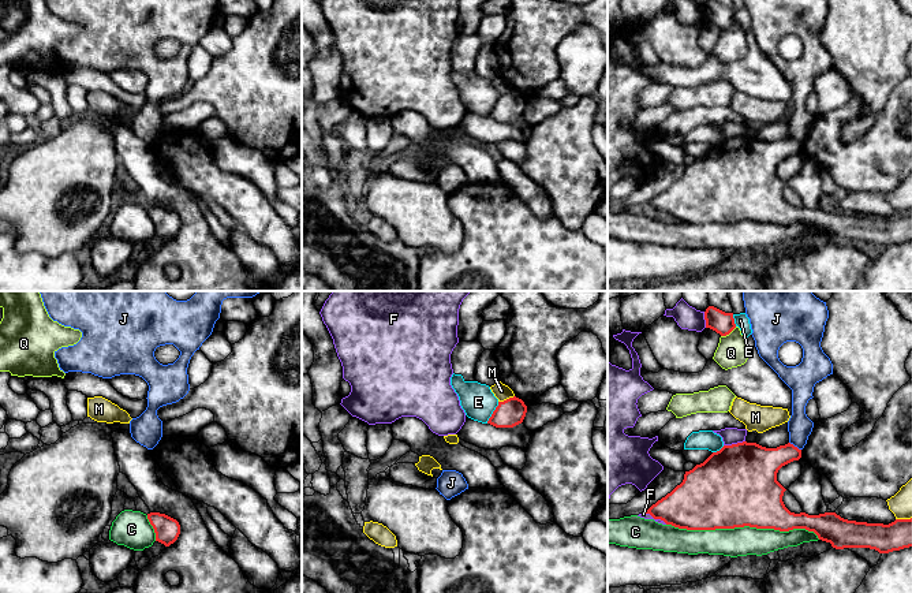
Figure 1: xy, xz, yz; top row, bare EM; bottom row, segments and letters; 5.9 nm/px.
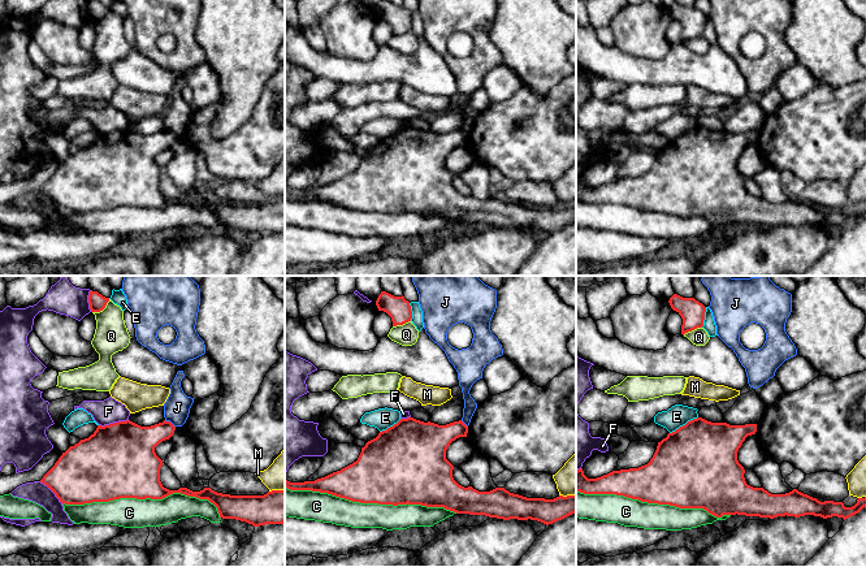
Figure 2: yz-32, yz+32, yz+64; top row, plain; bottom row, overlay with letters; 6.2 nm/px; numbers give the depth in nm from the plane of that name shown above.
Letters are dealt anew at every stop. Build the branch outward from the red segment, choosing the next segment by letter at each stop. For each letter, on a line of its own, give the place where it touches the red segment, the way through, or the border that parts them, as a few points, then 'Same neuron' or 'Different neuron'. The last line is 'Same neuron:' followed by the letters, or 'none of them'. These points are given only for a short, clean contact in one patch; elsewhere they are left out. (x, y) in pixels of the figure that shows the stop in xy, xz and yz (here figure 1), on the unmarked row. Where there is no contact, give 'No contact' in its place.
C: Touches red at yz (743, 220). Different neuron
E: Touches red at xz (493, 107). Different neuron
F: Touches red at yz (733, 138). Different neuron
J: Touches red at yz (793, 140). Different neuron
M: Touches red at xz (507, 93). Different neuron
Q: Touches red at yz (728, 28). Different neuron
Same neuron: none of them

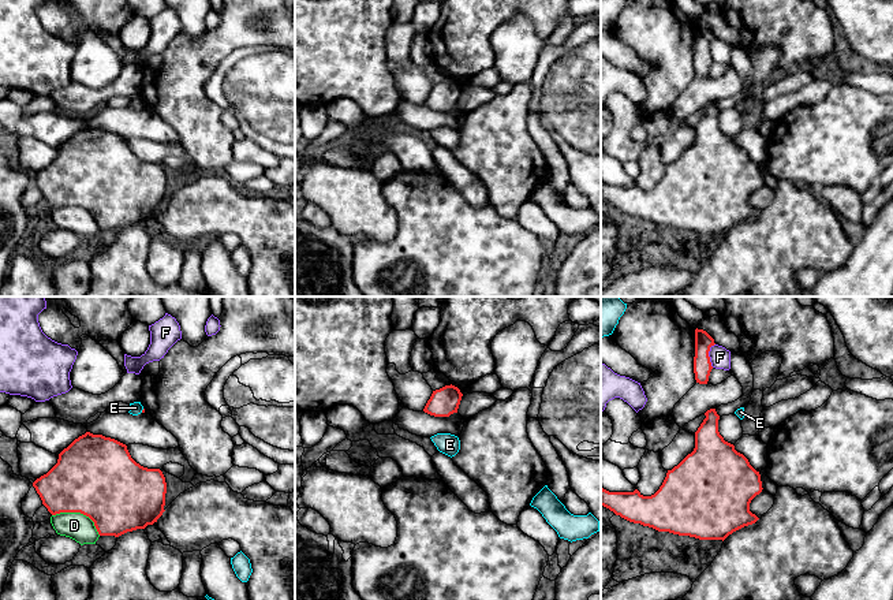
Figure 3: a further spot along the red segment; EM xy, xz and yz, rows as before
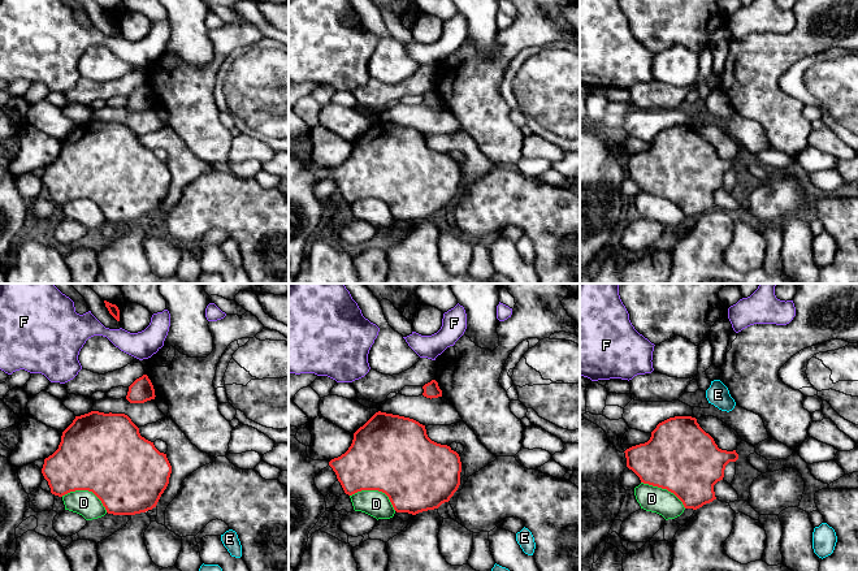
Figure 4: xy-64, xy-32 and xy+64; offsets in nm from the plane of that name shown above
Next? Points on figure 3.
D: Touches red at xy (79, 205). Different neuron
E: Touches red at xy (142, 104). Boundary: xy (144, 103), (141, 105). Different neuron
F: Touches red at yz (707, 49). Different neuron
Same neuron: none of them

